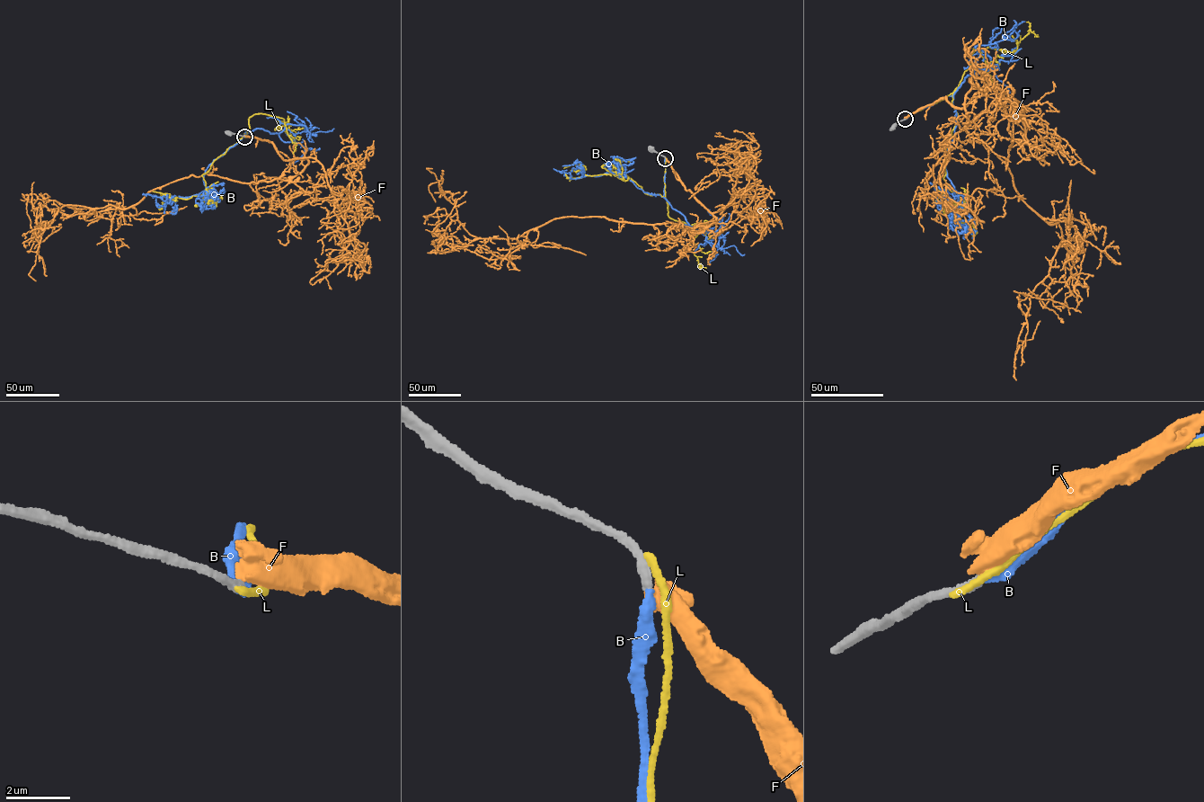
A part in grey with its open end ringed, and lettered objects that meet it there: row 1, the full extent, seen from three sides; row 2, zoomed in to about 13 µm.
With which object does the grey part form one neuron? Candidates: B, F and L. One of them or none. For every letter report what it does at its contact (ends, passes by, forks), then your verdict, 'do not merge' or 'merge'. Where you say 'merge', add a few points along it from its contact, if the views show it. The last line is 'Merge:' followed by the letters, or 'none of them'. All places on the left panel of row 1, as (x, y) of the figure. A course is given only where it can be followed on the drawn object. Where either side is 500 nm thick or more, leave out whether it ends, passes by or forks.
B: it ends there; merge; it runs (244, 137), (245, 132), (209, 164), (200, 192), (178, 197), (158, 208), (155, 196), (149, 195), (156, 195)
F: it passes by; do not merge
L: it ends there; do not merge
Merge: B

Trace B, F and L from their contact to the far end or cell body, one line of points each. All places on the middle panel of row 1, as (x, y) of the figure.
B: (665, 158), (664, 197), (644, 191), (616, 172), (575, 179), (560, 172), (567, 170)
F: (665, 158), (715, 218), (705, 228), (572, 217), (516, 238), (476, 237), (457, 219), (427, 168), (432, 168)
L: (665, 157), (665, 198), (645, 193), (615, 169), (616, 174), (590, 175), (580, 172), (576, 163), (563, 168)

